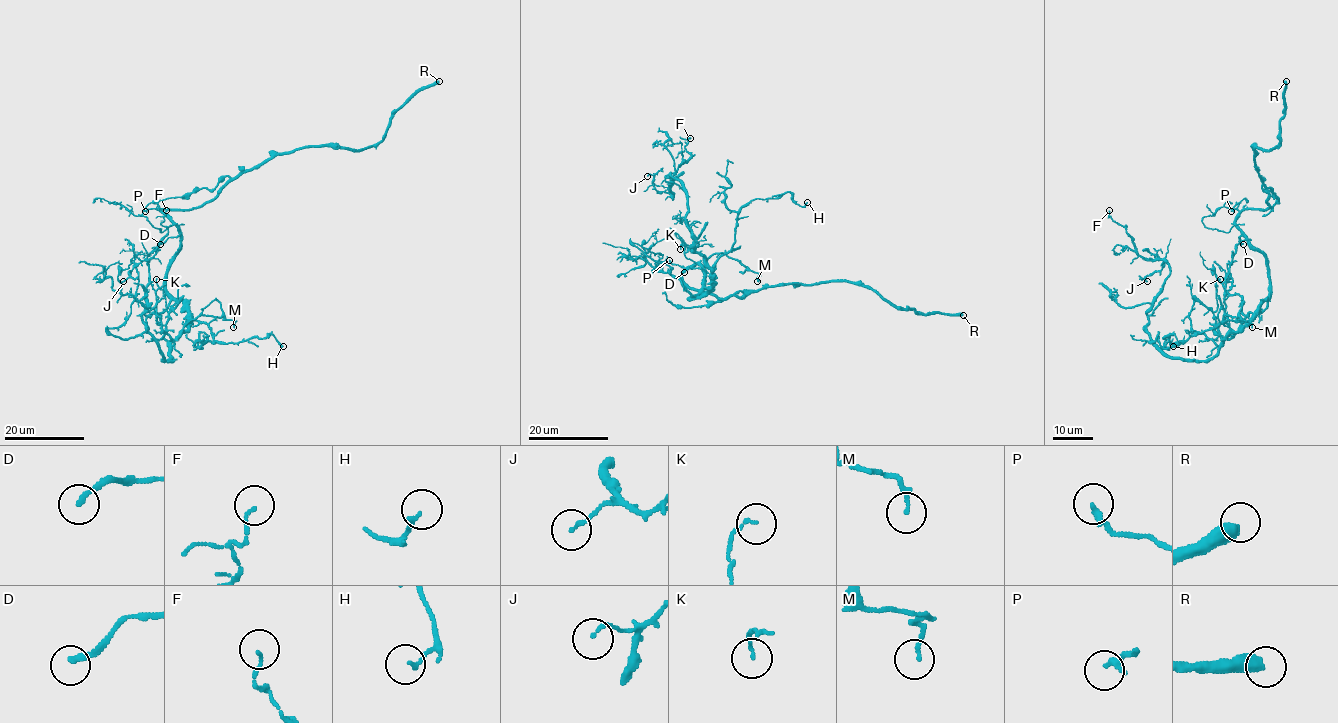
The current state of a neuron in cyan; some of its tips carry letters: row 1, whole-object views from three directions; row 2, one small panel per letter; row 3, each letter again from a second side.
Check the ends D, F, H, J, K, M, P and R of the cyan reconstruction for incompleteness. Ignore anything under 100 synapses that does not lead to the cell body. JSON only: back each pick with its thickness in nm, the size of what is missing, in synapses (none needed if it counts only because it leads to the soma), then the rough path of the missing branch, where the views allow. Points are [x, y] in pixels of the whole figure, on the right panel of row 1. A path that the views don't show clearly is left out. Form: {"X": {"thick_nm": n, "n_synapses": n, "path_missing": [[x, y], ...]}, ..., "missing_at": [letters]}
{"D": {"thick_nm": 220, "path_missing": [[1243, 244], [1272, 270], [1271, 305], [1261, 323], [1207, 379], [1179, 388], [1147, 419]]}, "R": {"thick_nm": 480, "n_synapses": 110, "path_missing": [[1286, 81], [1282, 68], [1270, 100], [1250, 97], [1255, 156], [1236, 212], [1198, 226], [1177, 200]]}, "missing_at": ["D", "R"]}

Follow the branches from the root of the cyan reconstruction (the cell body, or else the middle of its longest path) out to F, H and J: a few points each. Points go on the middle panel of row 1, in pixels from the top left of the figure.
F: (703, 287), (690, 300), (711, 286), (711, 268), (695, 250), (683, 185), (666, 177), (673, 199), (690, 138)
H: (703, 287), (690, 300), (711, 286), (713, 264), (731, 249), (742, 207), (787, 192), (796, 204), (807, 202)
J: (703, 287), (690, 300), (711, 286), (711, 268), (695, 250), (683, 185), (666, 176), (673, 199), (647, 176)

